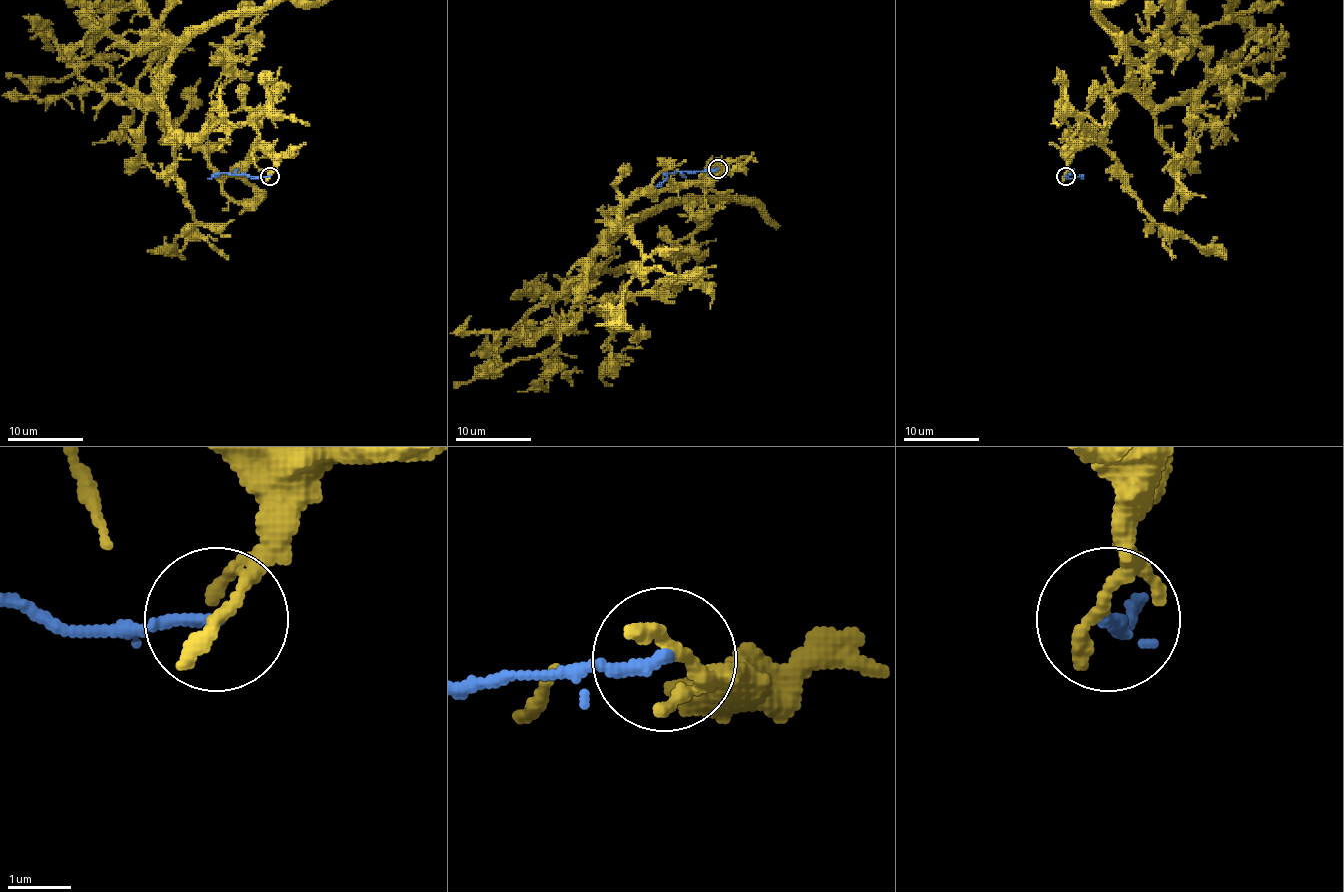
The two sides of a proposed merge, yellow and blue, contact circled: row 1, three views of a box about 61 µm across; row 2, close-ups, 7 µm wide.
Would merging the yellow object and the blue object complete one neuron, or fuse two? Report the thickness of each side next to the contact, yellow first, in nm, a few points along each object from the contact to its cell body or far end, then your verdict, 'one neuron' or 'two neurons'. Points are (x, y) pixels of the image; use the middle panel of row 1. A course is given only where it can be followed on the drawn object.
300/200 nm | blue via (718, 169), (669, 173), (655, 186) | two neurons

